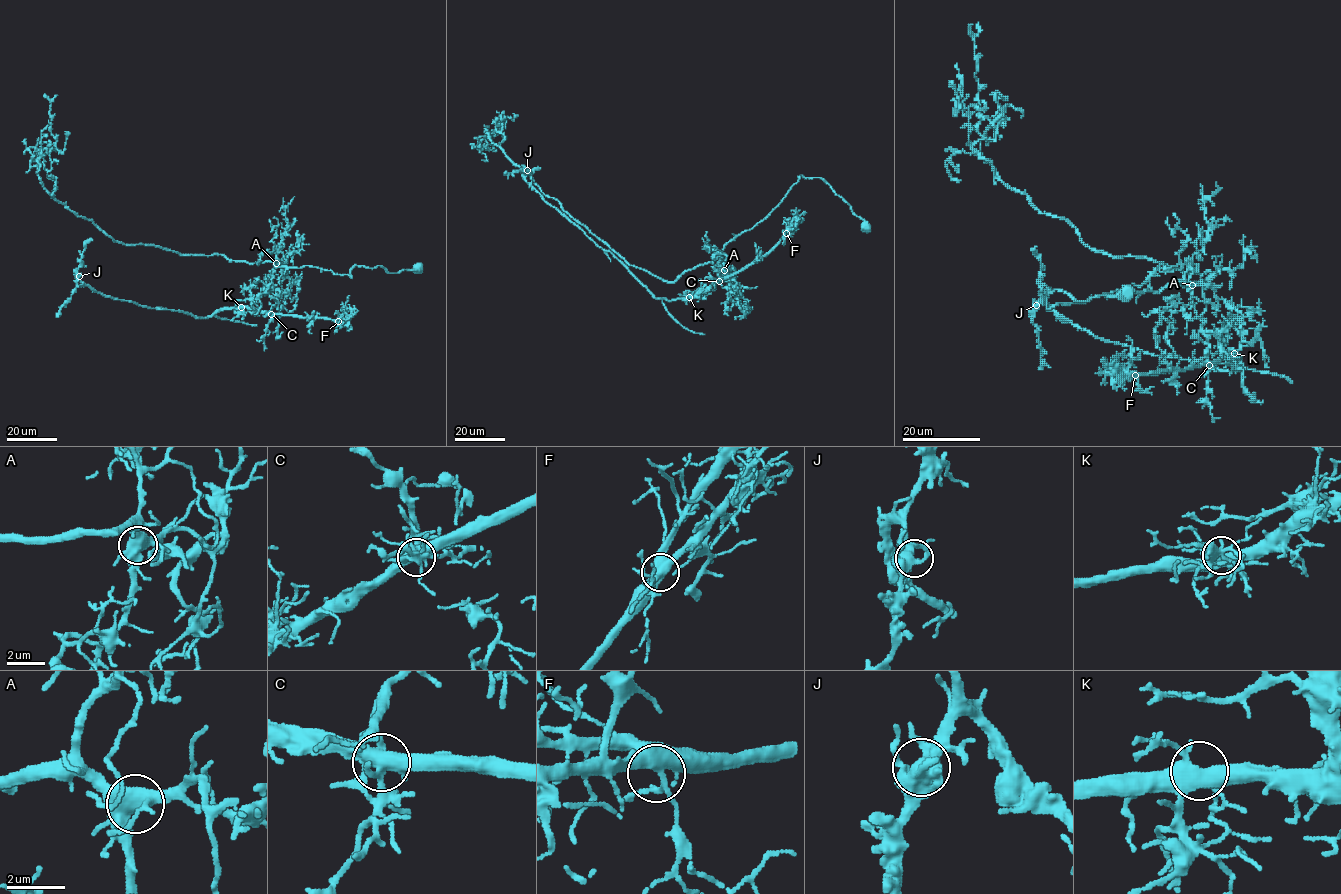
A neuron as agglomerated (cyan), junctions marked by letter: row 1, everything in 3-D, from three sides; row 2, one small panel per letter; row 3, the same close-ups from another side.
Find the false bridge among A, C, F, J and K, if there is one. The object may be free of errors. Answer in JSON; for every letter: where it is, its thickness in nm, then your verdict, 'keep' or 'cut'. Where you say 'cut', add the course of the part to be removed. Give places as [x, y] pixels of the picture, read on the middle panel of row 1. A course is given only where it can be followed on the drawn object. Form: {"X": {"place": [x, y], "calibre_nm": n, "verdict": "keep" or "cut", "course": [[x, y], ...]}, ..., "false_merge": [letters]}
{"A": {"place": [724, 270], "calibre_nm": 480, "verdict": "keep"}, "C": {"place": [719, 281], "calibre_nm": 480, "verdict": "cut", "course": [[719, 280], [689, 297], [655, 297], [611, 253], [549, 205], [526, 181], [524, 168], [508, 173], [507, 179]]}, "F": {"place": [786, 233], "calibre_nm": 440, "verdict": "keep"}, "J": {"place": [527, 170], "calibre_nm": 480, "verdict": "keep"}, "K": {"place": [689, 297], "calibre_nm": 480, "verdict": "keep"}, "false_merge": ["C"]}

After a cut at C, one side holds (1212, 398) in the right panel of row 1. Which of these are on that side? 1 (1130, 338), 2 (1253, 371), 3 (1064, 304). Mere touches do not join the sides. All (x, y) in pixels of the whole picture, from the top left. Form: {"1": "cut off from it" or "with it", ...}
{"1": "cut off from it", "2": "cut off from it", "3": "with it"}

